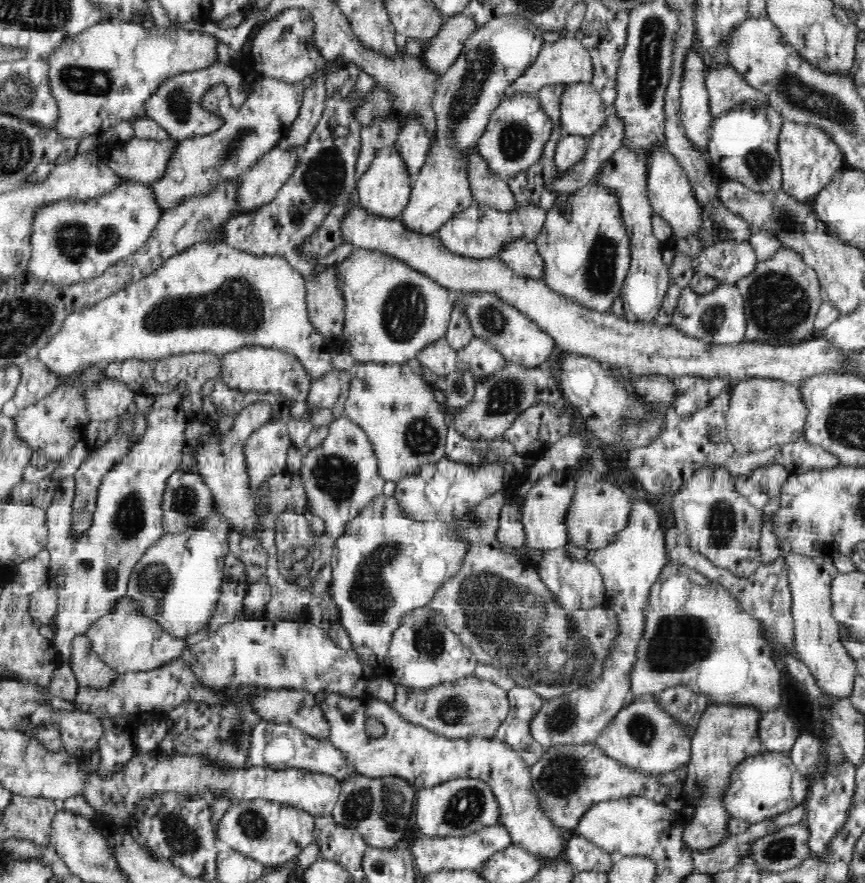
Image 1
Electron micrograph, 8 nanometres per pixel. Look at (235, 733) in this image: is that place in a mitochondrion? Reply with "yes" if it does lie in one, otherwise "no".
yes

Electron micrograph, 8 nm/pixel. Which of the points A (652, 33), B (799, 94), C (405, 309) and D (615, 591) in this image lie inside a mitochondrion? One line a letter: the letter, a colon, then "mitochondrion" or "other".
A: mitochondrion
B: mitochondrion
C: mitochondrion
D: other

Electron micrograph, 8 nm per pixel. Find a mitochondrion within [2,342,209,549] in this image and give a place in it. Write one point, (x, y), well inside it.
(129, 519)

